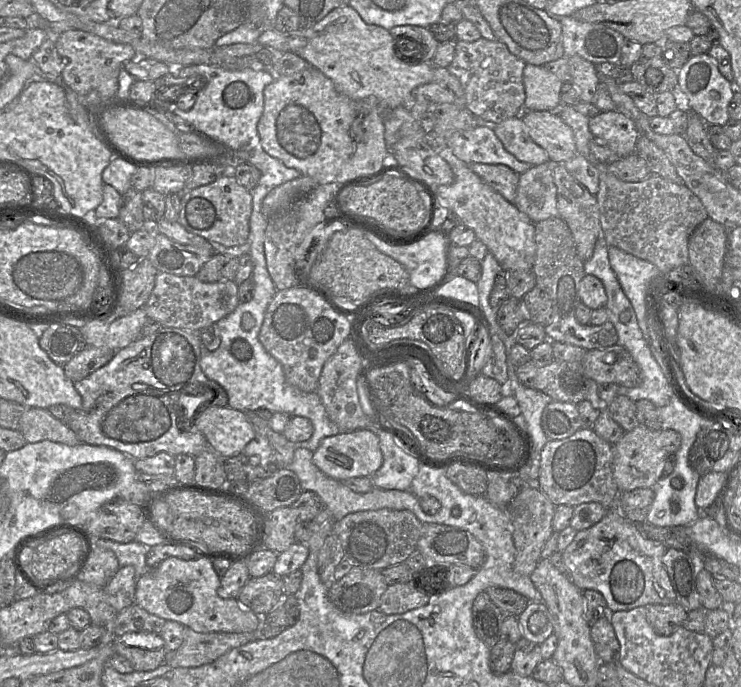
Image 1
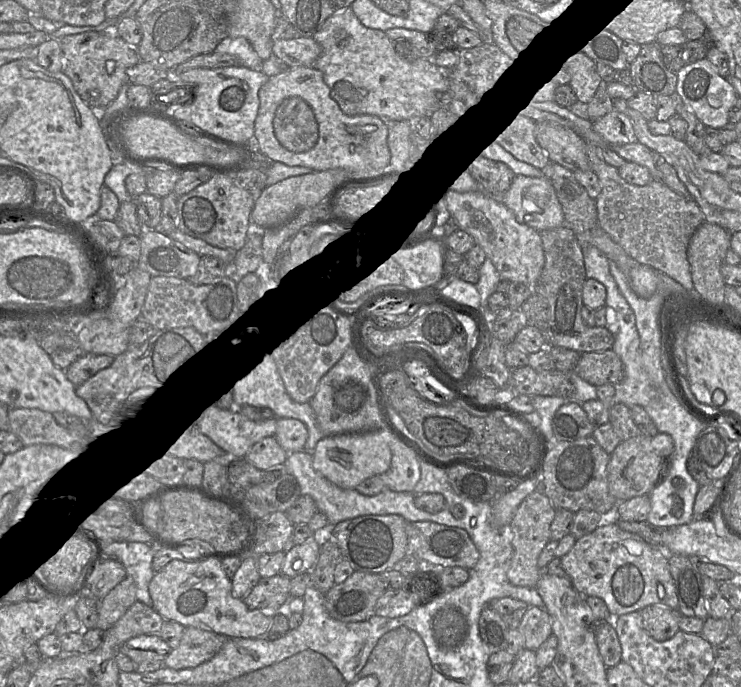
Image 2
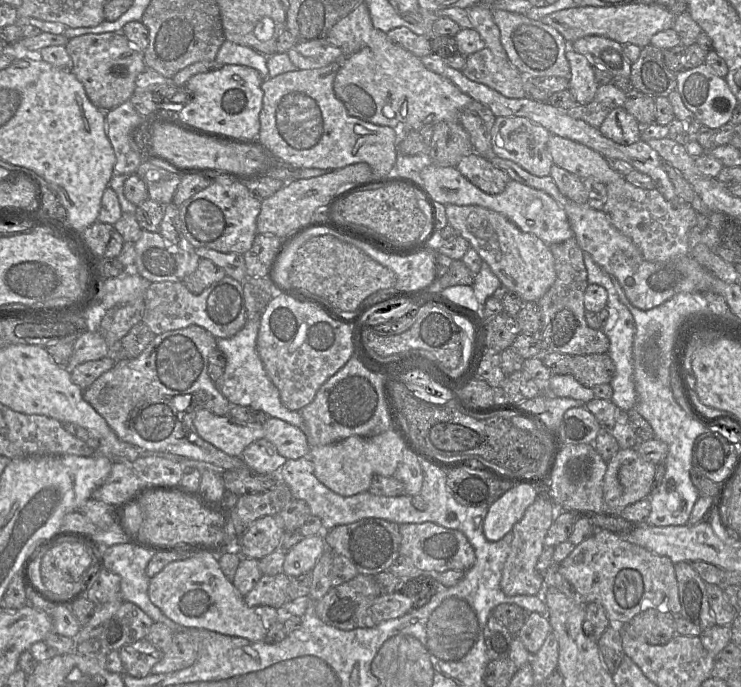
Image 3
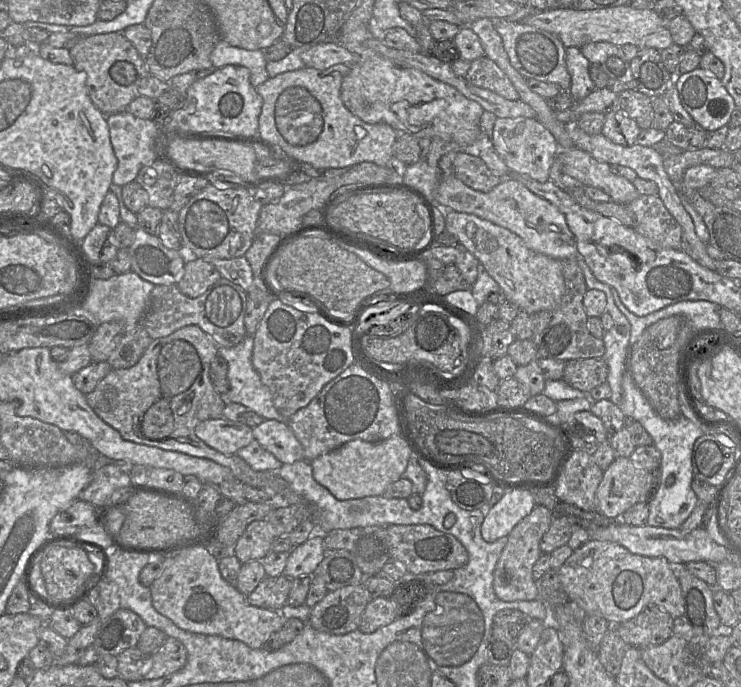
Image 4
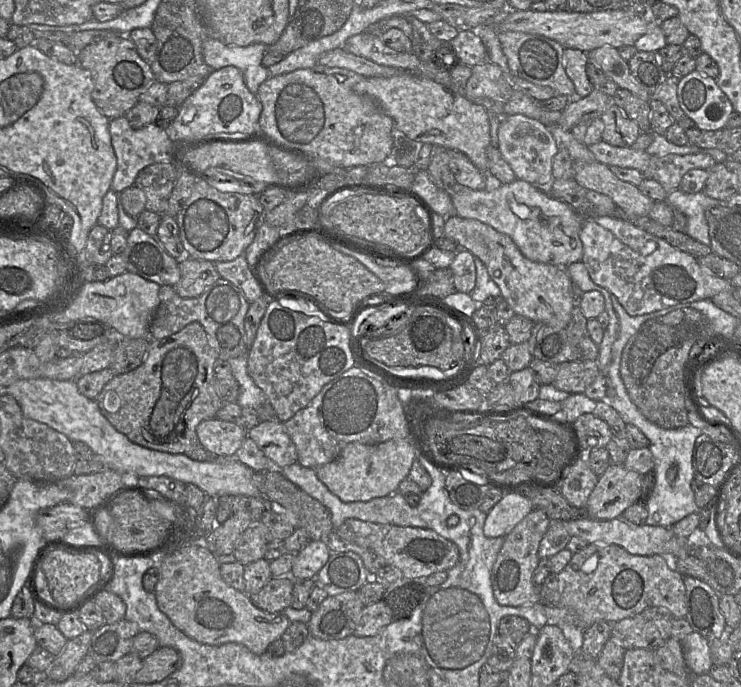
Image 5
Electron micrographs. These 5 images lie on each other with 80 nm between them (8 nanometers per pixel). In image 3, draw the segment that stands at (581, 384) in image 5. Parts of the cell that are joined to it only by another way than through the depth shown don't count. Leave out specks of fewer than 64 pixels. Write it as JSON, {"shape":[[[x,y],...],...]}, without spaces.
{"shape":[[[608,353],[572,356],[571,375],[583,386],[610,384],[616,368]]]}

